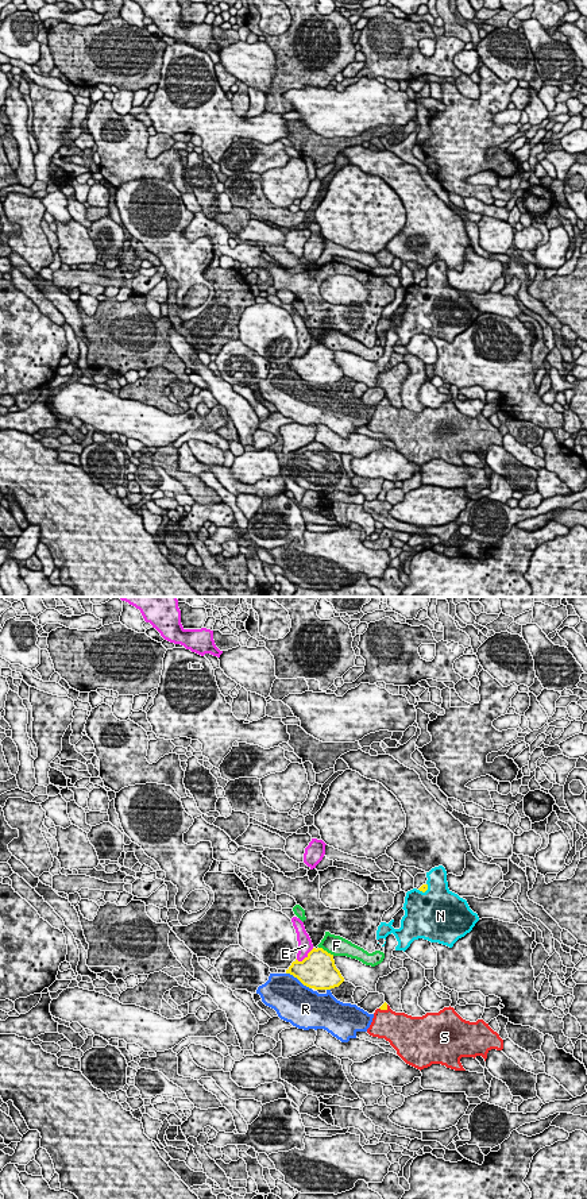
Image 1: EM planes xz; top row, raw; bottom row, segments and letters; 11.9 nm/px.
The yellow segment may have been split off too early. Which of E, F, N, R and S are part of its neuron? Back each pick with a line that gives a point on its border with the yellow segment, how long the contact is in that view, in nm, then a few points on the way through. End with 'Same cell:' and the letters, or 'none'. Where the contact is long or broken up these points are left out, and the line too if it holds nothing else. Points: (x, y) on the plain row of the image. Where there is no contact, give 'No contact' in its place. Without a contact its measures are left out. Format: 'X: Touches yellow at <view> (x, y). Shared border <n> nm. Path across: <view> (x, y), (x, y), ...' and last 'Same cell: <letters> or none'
S: Touches yellow at xz (383, 404). Shared border 120 nm
Same cell: S

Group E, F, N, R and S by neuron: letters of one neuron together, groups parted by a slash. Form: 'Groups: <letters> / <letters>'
Groups: E / F / N / R / S

